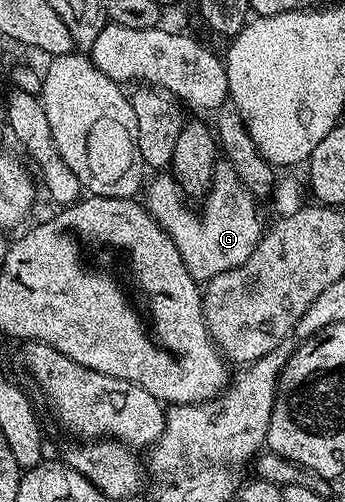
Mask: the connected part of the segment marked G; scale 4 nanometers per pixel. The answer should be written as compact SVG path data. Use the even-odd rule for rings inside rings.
M223 158L216 163L215 175L211 178L211 187L202 201L203 213L198 216L187 209L188 201L179 191L179 184L170 174L159 174L151 185L148 183L145 207L151 216L169 234L177 246L189 274L196 282L206 282L225 270L241 266L253 255L259 240L263 237L265 223L259 217L256 197L241 182L237 170Z

